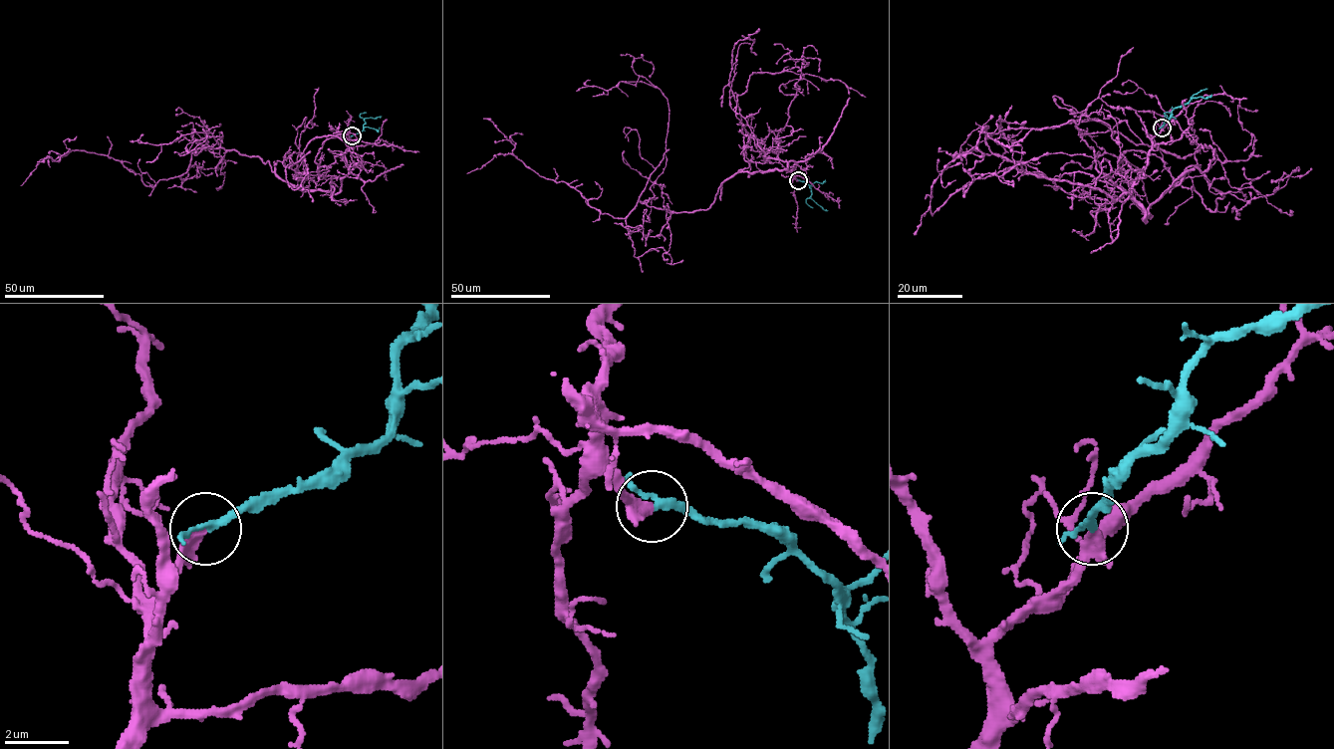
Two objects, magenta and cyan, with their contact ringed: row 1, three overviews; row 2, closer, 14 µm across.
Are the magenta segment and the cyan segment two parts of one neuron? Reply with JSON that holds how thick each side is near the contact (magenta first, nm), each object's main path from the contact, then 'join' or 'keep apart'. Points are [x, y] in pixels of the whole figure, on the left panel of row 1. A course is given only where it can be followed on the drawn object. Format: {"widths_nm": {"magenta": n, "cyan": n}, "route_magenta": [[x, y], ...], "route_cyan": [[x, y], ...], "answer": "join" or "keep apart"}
{"widths_nm": {"magenta": 260, "cyan": 190}, "route_magenta": [[351, 135], [336, 193], [299, 190], [268, 160], [207, 146], [153, 187], [81, 150], [41, 158], [20, 185]], "route_cyan": [[351, 135], [363, 129], [364, 119], [382, 116]], "answer": "join"}

